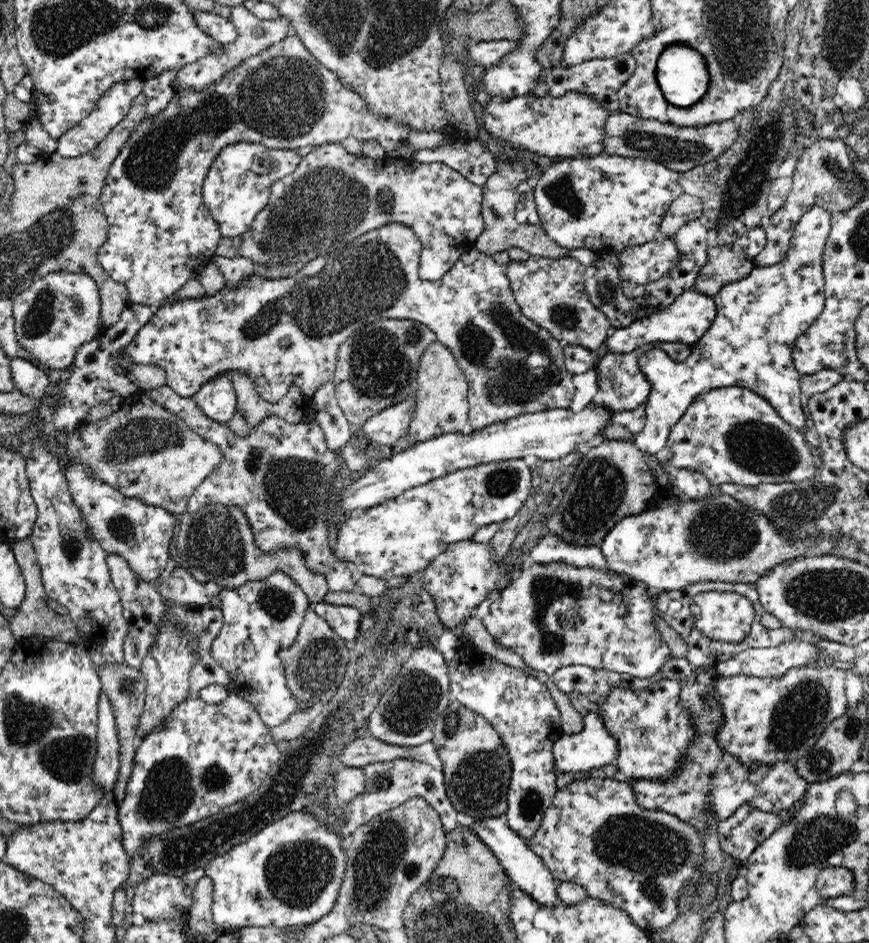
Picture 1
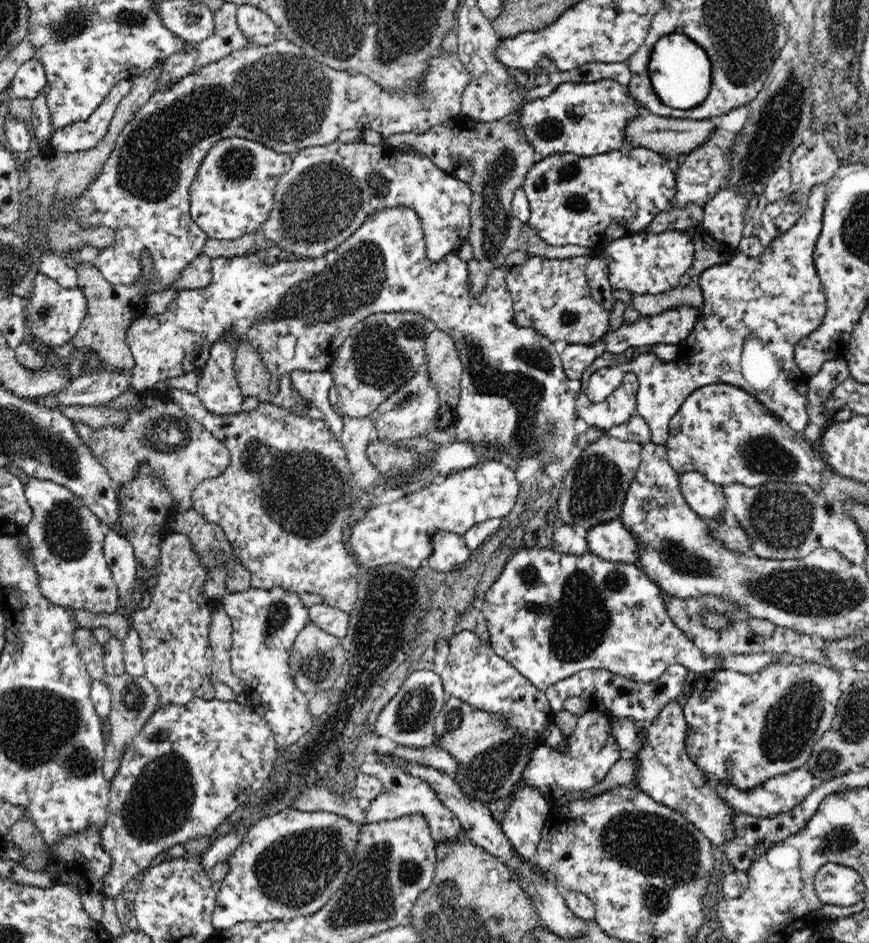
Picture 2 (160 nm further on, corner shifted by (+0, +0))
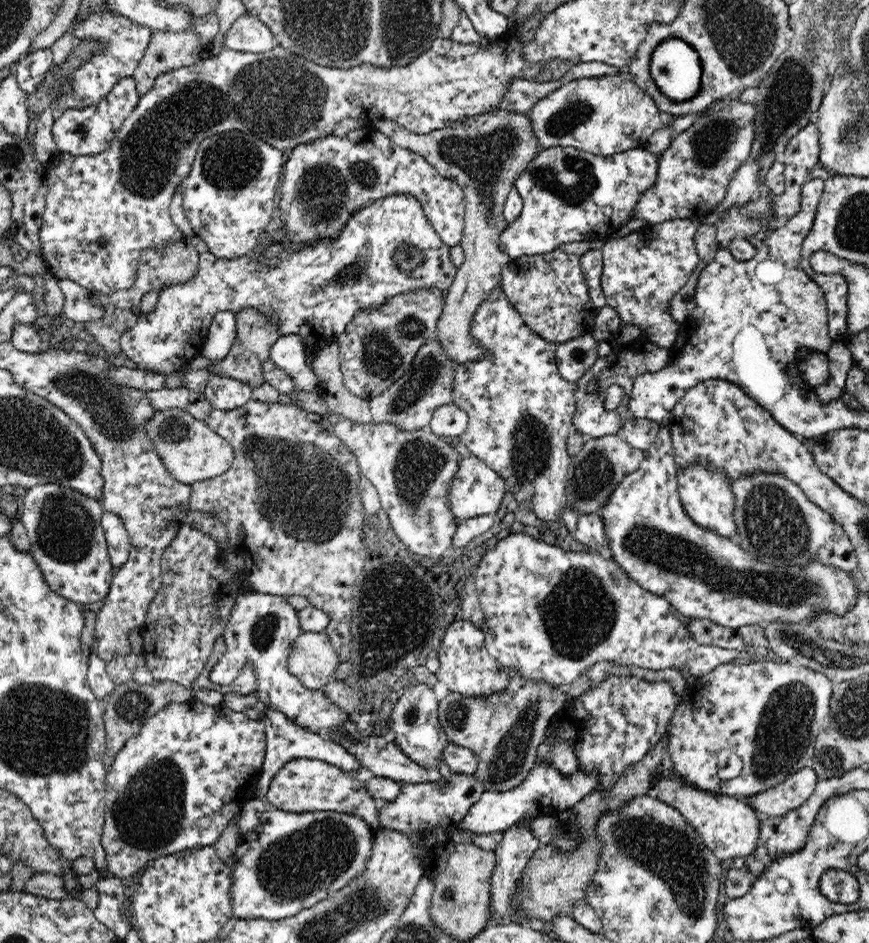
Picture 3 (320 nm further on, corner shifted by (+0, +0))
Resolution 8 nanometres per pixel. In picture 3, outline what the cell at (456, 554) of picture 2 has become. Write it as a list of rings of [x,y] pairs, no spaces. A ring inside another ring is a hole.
[[[340,414],[327,418],[335,434],[357,458],[361,476],[376,487],[394,542],[432,559],[456,553],[452,546],[456,520],[449,499],[450,483],[459,469],[460,454],[456,446],[434,434],[429,426],[410,432],[394,423],[360,424]]]

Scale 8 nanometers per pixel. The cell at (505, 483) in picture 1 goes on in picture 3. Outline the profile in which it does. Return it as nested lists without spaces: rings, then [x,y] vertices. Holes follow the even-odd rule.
[[[471,456],[459,462],[459,469],[454,475],[449,488],[450,511],[454,515],[456,524],[484,514],[496,514],[500,509],[502,496],[506,492],[504,479],[496,474],[484,461]]]

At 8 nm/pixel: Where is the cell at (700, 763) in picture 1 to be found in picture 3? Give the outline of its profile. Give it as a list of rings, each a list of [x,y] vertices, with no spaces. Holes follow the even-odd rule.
[[[812,766],[799,769],[784,782],[753,796],[751,805],[762,817],[782,816],[806,802],[814,792],[817,774]]]

